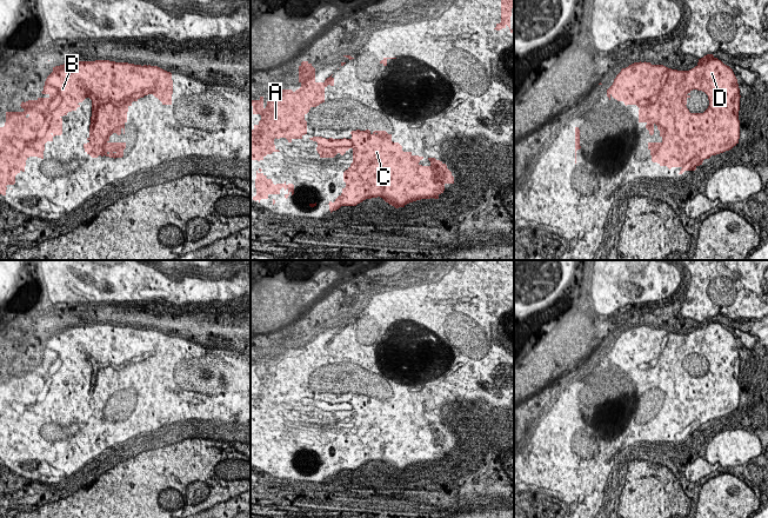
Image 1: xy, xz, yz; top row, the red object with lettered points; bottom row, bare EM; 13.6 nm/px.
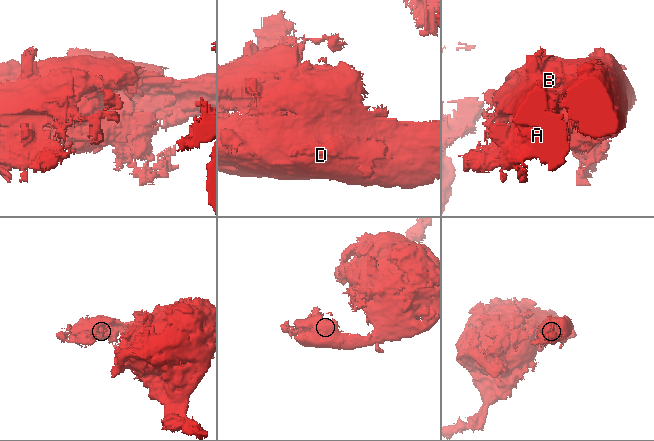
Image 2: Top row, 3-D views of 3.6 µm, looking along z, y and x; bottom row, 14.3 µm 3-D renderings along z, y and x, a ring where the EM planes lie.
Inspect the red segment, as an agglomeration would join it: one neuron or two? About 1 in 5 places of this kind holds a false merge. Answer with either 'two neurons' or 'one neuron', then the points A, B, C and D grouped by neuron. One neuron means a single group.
one neuron | A B C D

